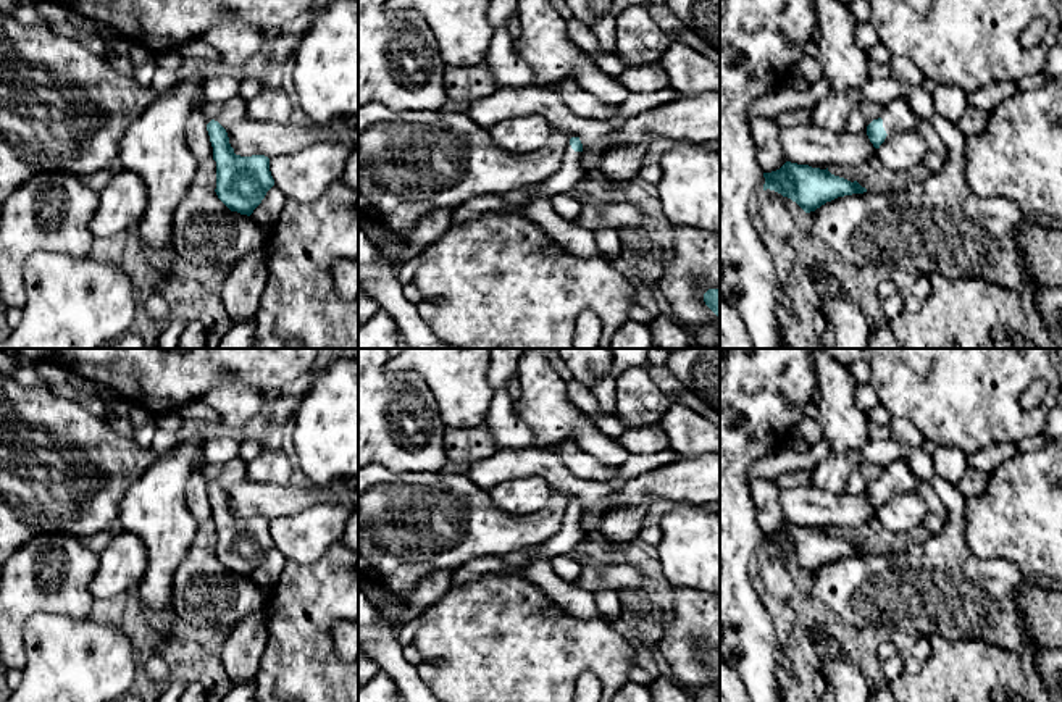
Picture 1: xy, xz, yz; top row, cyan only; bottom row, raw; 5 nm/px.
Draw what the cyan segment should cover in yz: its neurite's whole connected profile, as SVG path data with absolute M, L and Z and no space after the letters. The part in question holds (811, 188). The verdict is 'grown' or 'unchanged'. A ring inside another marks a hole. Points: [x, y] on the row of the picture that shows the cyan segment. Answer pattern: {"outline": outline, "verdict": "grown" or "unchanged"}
{"outline": "M786 161L780 169L763 173L763 190L770 189L796 202L805 213L815 211L838 197L867 192L826 169Z", "verdict": "unchanged"}

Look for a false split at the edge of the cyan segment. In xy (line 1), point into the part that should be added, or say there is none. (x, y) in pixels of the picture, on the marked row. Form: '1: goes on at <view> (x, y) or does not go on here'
1: does not go on here

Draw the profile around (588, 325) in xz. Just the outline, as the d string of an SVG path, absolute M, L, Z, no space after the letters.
M583 310L576 320L575 349L597 349L600 339L600 318L592 310Z

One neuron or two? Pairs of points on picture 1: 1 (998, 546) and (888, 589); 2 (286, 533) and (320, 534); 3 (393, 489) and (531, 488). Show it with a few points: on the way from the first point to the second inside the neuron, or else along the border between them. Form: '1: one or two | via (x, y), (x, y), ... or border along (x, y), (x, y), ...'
1: two | border along (962, 518), (965, 543), (977, 555), (1012, 564)
2: one | via (294, 534), (312, 534)
3: two | border along (486, 491), (496, 507), (517, 515)

